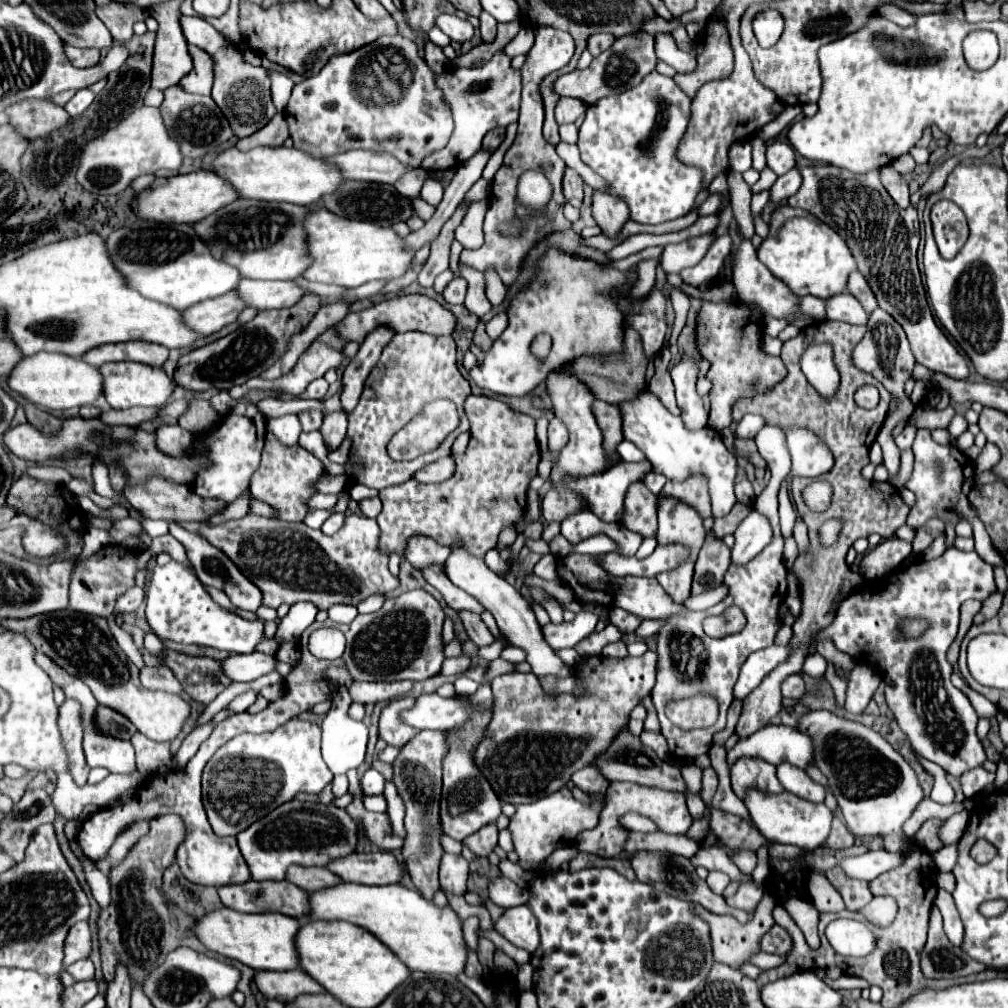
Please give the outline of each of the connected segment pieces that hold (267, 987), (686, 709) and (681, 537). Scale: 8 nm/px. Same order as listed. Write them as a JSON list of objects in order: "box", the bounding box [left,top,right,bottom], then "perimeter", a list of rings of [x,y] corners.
[{"box":[254,971,326,1003],"perimeter":[[[260,971],[254,975],[258,989],[268,997],[282,1003],[292,1003],[296,997],[306,993],[326,993],[318,981],[306,971]]]},{"box":[666,695,718,729],"perimeter":[[[696,695],[692,699],[668,703],[666,715],[682,729],[708,727],[718,719],[718,705],[708,695]]]},{"box":[656,499,706,553],"perimeter":[[[662,499],[658,507],[656,539],[658,545],[668,545],[668,541],[684,541],[692,553],[698,553],[706,539],[702,517],[680,501]]]}]

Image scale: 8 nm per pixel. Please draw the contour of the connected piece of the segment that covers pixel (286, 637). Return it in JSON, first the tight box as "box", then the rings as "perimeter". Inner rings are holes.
{"box":[273,603,318,644],"perimeter":[[[312,603],[292,605],[290,611],[288,611],[288,615],[280,621],[276,635],[273,638],[280,644],[298,643],[300,635],[304,633],[304,629],[314,623],[316,613],[318,613],[318,609]]]}

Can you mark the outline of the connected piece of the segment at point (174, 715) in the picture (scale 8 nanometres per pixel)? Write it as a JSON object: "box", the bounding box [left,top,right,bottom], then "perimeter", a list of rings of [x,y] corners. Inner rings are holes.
{"box":[2,609,190,743],"perimeter":[[[62,609],[20,621],[6,619],[2,621],[2,625],[6,629],[24,633],[38,651],[48,653],[48,657],[62,669],[66,669],[70,675],[80,677],[80,681],[90,687],[100,705],[128,715],[128,719],[136,727],[140,727],[140,733],[144,733],[148,739],[158,743],[172,743],[180,735],[184,723],[190,719],[190,705],[182,697],[164,691],[152,693],[140,685],[138,669],[112,637],[106,617]]]}

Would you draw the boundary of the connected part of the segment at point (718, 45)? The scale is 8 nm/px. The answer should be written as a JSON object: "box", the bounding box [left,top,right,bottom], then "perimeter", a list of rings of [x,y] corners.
{"box":[674,13,734,97],"perimeter":[[[716,13],[712,21],[708,21],[708,35],[704,39],[704,53],[698,57],[698,67],[694,73],[676,75],[674,81],[690,95],[694,97],[696,91],[712,81],[722,79],[732,73],[734,67],[734,55],[730,47],[730,37],[726,31],[726,21],[722,13]]]}

